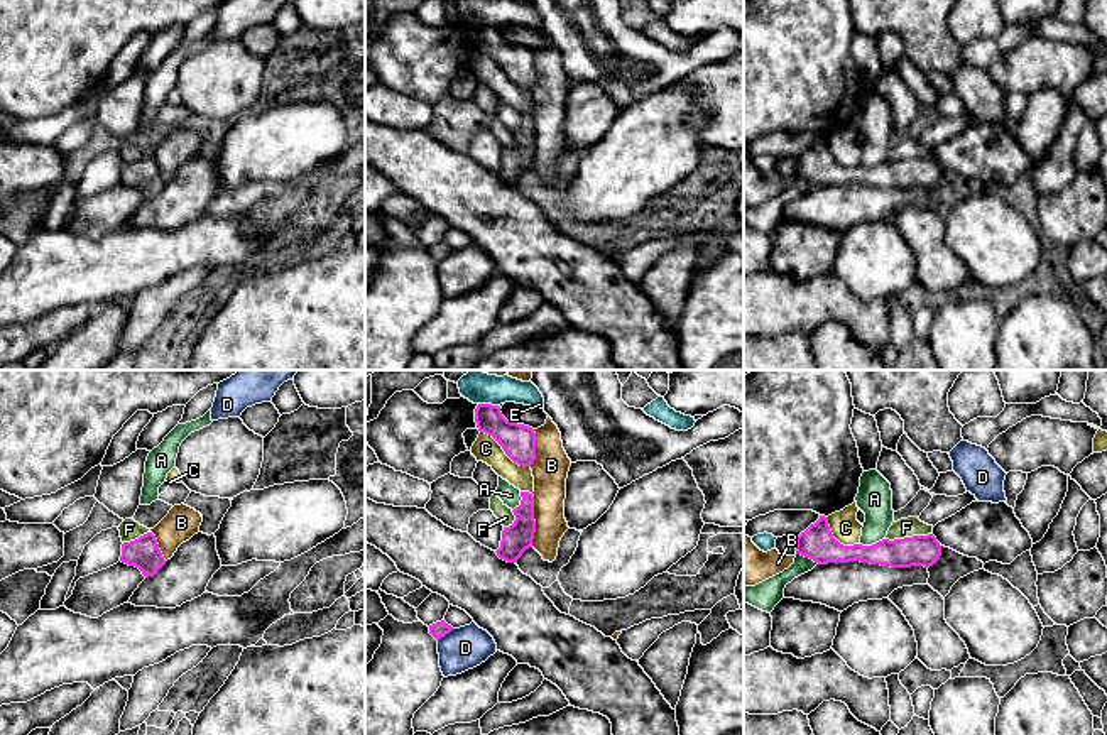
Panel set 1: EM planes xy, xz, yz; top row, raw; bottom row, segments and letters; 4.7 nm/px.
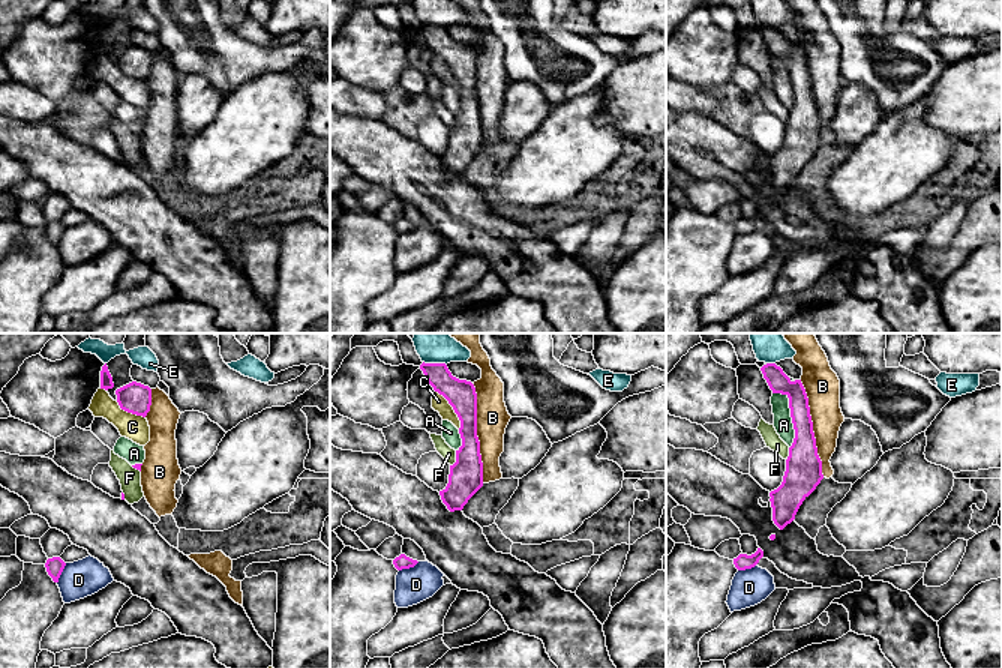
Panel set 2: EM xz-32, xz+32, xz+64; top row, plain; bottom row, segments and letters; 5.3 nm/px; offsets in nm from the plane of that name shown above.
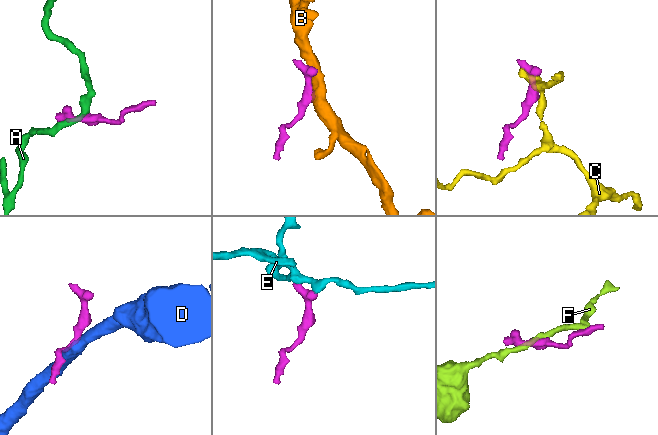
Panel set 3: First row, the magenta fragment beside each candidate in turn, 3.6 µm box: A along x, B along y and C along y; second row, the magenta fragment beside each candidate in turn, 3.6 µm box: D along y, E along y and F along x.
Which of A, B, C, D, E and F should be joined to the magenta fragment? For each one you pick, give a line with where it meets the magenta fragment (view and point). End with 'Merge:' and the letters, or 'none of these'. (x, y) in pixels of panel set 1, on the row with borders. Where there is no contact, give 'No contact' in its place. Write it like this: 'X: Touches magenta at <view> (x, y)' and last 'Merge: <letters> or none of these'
Merge: none of these

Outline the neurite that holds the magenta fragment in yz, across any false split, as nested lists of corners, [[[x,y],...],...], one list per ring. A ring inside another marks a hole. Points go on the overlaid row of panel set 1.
[[[820,515],[796,537],[796,554],[818,564],[860,561],[891,568],[930,568],[940,559],[941,546],[933,534],[894,541],[882,539],[872,546],[843,546],[833,537],[828,517]]]

